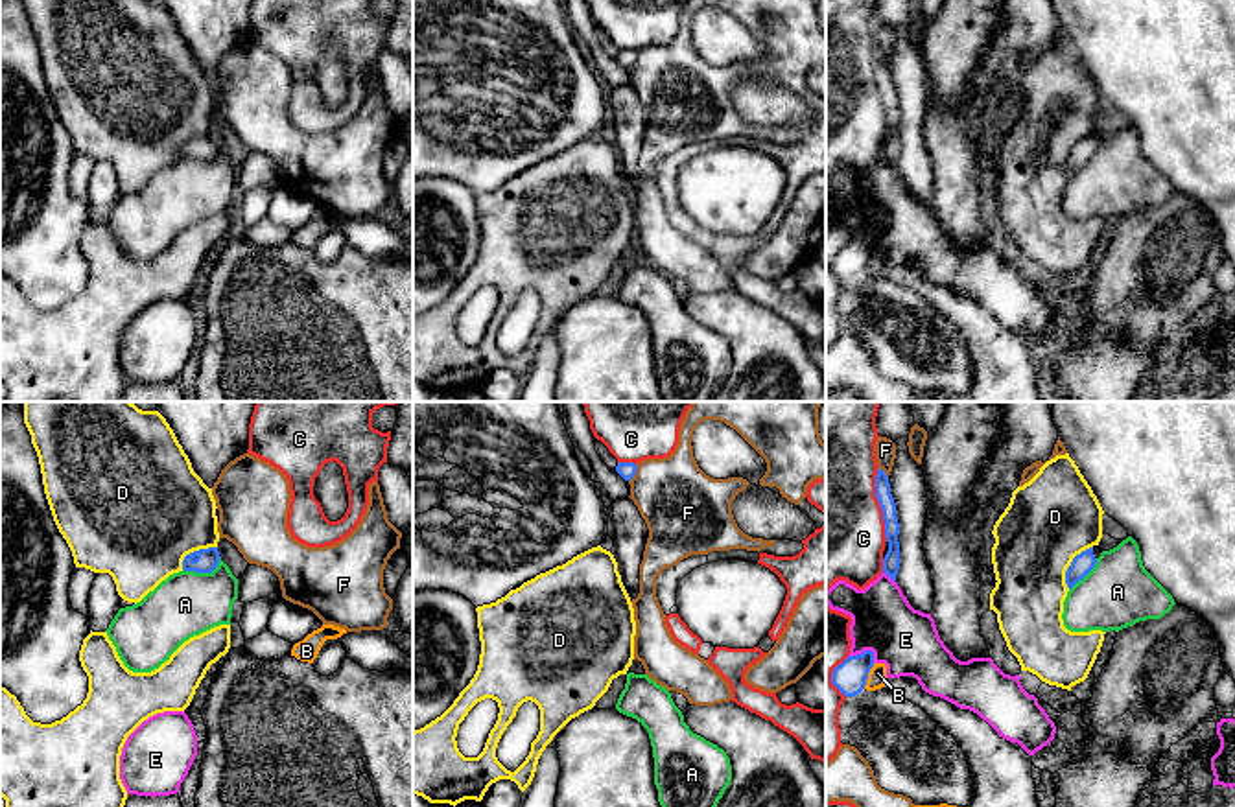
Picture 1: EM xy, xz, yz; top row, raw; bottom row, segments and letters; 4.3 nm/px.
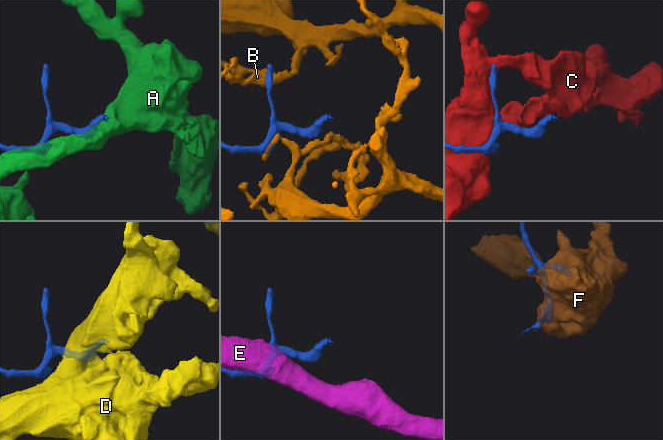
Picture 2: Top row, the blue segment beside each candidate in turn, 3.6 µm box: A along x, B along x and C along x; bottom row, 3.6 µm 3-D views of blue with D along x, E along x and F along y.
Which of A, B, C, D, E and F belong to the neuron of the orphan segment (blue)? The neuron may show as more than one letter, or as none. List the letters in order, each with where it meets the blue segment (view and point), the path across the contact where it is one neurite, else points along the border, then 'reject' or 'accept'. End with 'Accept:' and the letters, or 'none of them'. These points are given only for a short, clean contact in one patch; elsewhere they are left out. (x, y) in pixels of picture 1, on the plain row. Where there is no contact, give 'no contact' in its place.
A: xy (203, 159) | along xy (220, 144), (220, 150), (211, 159), (187, 159), (183, 155) | reject
B: yz (867, 264) | along yz (874, 251), (863, 275) | reject
C: yz (880, 93) | reject
D: yz (1071, 152) | reject
E: yz (865, 238) | reject
F: xz (635, 61) | reject
Accept: none of them

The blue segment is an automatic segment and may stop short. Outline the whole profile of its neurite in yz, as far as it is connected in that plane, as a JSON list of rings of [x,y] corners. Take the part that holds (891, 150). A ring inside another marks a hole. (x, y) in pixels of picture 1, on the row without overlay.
[[[877,55],[877,63],[876,63],[876,85],[883,98],[885,123],[888,129],[888,138],[883,146],[883,160],[887,160],[896,170],[896,162],[900,157],[900,129],[898,129],[900,111],[898,111],[898,103],[896,103],[896,90],[890,81],[888,64],[879,55]]]

